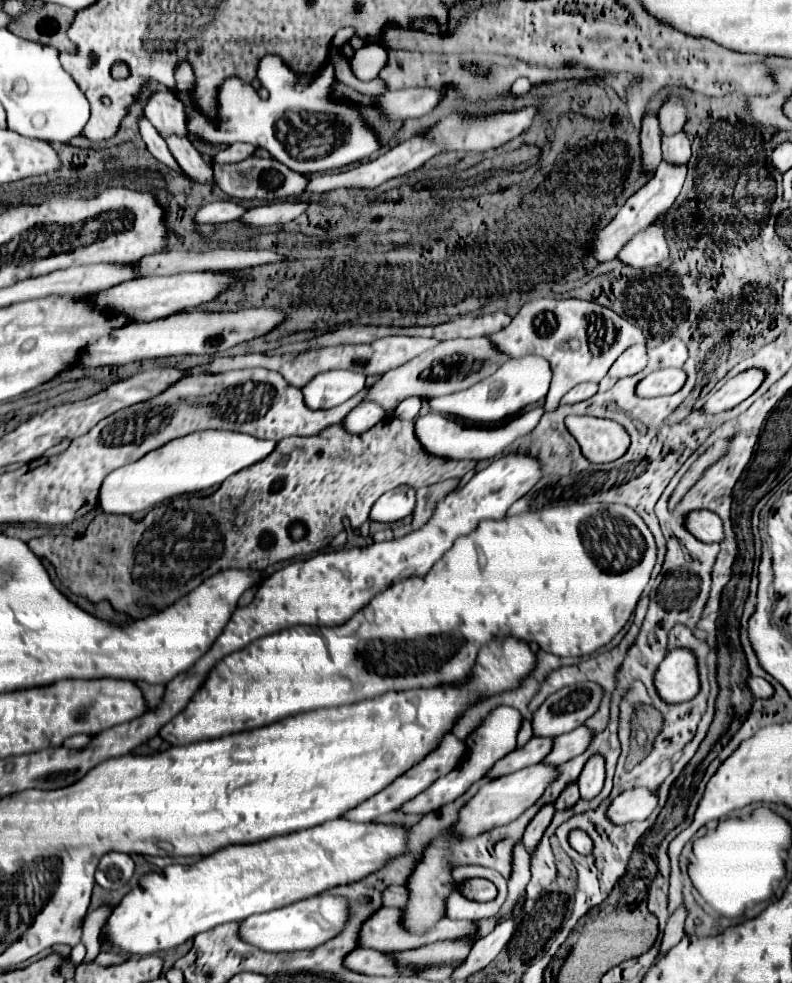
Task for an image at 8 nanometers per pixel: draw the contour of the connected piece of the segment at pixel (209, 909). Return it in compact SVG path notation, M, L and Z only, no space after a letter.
M345 819L329 821L313 829L271 837L269 841L259 841L253 845L227 845L217 853L203 857L193 865L169 865L159 873L147 873L139 885L129 891L101 927L99 941L109 941L131 955L151 955L157 951L167 951L193 939L197 933L209 931L221 923L243 921L249 915L273 911L295 901L319 895L325 889L337 885L355 883L369 873L381 869L389 857L401 855L405 851L407 829L381 823L353 823Z

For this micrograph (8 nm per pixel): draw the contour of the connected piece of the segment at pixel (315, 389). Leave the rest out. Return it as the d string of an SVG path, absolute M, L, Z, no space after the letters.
M355 371L319 373L303 387L305 405L309 409L329 409L345 403L365 387L365 377Z

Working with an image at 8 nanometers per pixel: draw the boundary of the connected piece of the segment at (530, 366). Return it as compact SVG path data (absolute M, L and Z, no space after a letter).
M527 355L519 359L509 359L485 381L479 381L477 385L465 391L447 395L447 401L443 405L447 405L447 415L457 415L475 423L499 423L517 415L521 409L541 401L549 391L549 383L551 383L549 363L543 357Z

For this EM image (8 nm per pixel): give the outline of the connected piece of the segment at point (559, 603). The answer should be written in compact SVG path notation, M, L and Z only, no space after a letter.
M573 503L573 505L565 505L565 507L545 507L541 511L529 511L529 513L517 515L517 517L505 517L501 521L483 521L471 535L457 539L453 549L449 549L449 553L445 553L445 557L441 561L437 561L437 565L433 565L433 569L425 577L413 577L407 581L399 581L397 585L391 585L389 589L385 589L383 593L373 597L373 601L367 607L363 607L359 613L355 613L353 619L349 619L347 623L343 623L339 627L307 627L307 625L289 627L281 633L261 637L241 651L229 653L225 659L221 659L207 673L203 685L195 691L189 705L177 717L173 717L173 721L169 721L159 731L159 735L171 745L189 745L189 743L203 741L203 739L217 739L217 737L223 737L229 733L257 729L257 727L275 723L283 717L305 713L305 711L315 711L321 707L339 707L339 705L359 703L365 699L385 695L389 691L409 691L409 689L423 689L423 687L437 687L443 683L453 683L453 681L465 679L471 673L477 653L485 643L489 643L493 639L503 639L503 637L517 637L517 639L523 639L529 643L537 643L539 649L559 655L559 657L589 655L589 653L597 651L599 647L607 645L621 631L621 627L627 623L627 619L631 617L635 603L639 601L639 597L649 581L649 575L655 567L655 551L657 551L657 547L655 547L655 539L653 539L651 531L645 527L643 519L627 505L605 505L605 503L579 505L579 503Z

